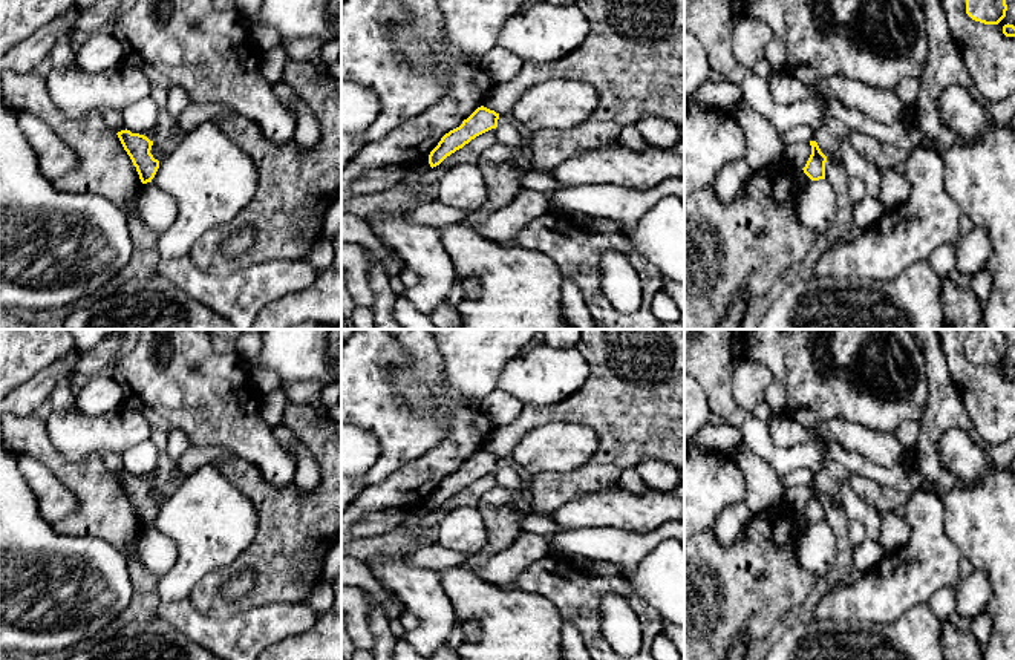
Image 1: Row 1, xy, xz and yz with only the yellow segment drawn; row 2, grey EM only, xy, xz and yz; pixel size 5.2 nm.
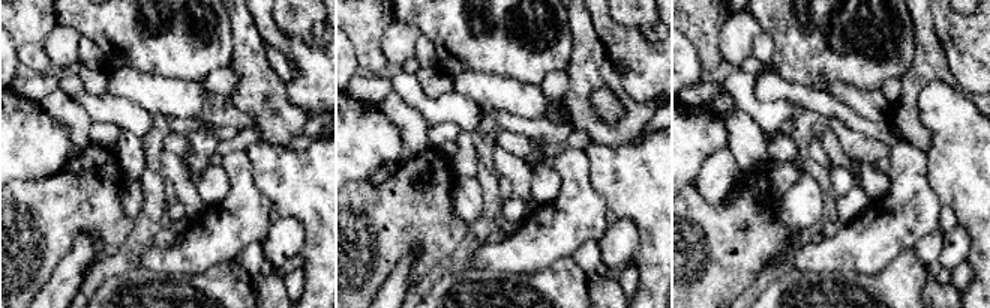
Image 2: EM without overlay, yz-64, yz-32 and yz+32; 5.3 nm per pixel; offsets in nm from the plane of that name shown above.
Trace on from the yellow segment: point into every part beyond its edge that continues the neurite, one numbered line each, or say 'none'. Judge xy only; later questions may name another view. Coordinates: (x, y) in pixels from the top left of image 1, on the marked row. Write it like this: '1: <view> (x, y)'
none

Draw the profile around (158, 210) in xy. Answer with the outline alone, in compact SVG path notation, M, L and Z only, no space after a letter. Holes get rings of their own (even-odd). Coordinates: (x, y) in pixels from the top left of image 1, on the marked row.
M147 182L139 188L138 213L145 225L162 234L176 221L178 205L170 194Z

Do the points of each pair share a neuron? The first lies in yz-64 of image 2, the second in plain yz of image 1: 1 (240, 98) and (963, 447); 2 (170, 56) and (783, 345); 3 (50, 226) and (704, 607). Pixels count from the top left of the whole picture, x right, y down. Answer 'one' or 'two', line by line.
1: two
2: one
3: one

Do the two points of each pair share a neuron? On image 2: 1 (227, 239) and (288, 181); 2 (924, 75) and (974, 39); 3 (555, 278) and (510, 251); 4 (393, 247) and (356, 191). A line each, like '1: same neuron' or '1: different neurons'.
1: different neurons
2: different neurons
3: different neurons
4: same neuron

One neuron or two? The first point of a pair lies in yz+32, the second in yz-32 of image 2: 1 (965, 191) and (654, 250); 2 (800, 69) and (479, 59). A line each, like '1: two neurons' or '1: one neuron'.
1: one neuron
2: one neuron

